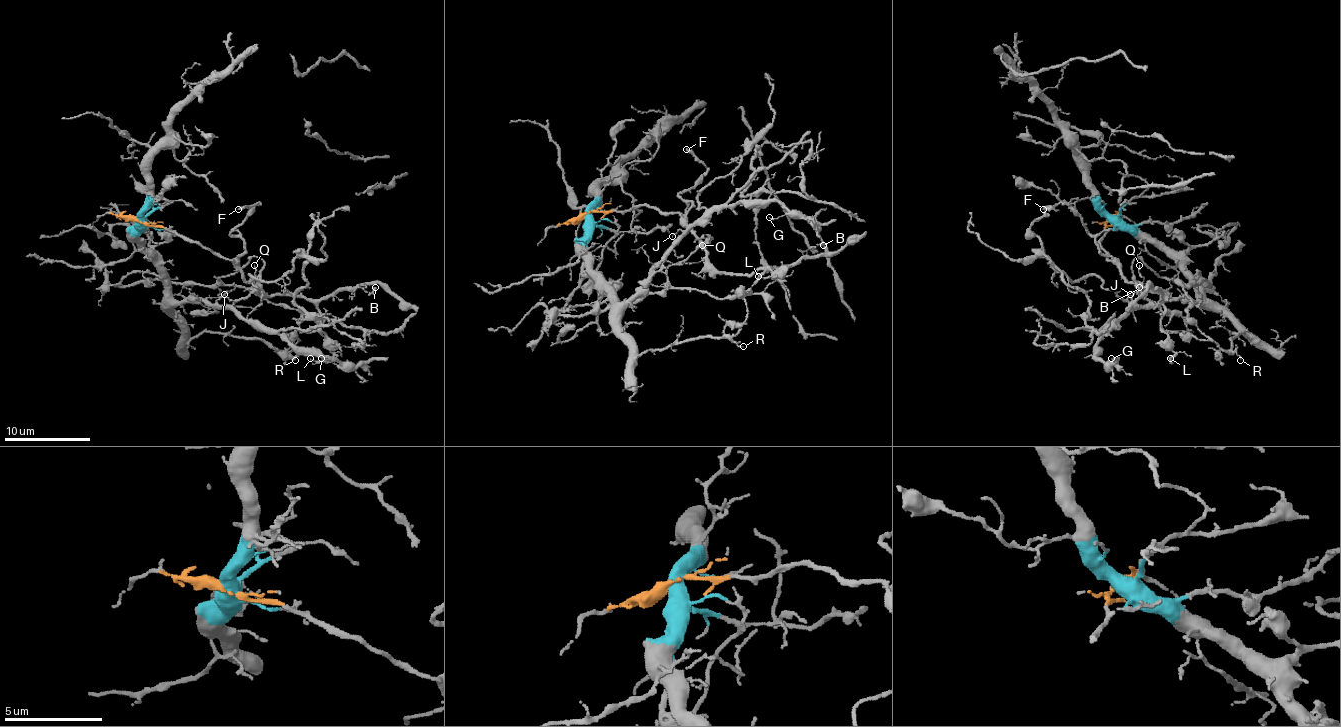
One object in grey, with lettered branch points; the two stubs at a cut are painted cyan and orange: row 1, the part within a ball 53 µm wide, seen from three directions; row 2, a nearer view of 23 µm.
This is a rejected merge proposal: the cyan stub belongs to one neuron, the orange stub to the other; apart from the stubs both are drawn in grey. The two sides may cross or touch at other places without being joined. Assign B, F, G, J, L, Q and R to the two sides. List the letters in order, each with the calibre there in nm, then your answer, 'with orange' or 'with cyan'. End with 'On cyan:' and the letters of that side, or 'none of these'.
B: 280 nm | with orange
F: 280 nm | with orange
G: 120 nm | with cyan
J: 90 nm | with cyan
L: 120 nm | with orange
Q: 110 nm | with orange
R: 110 nm | with cyan
On cyan: G, J, R

